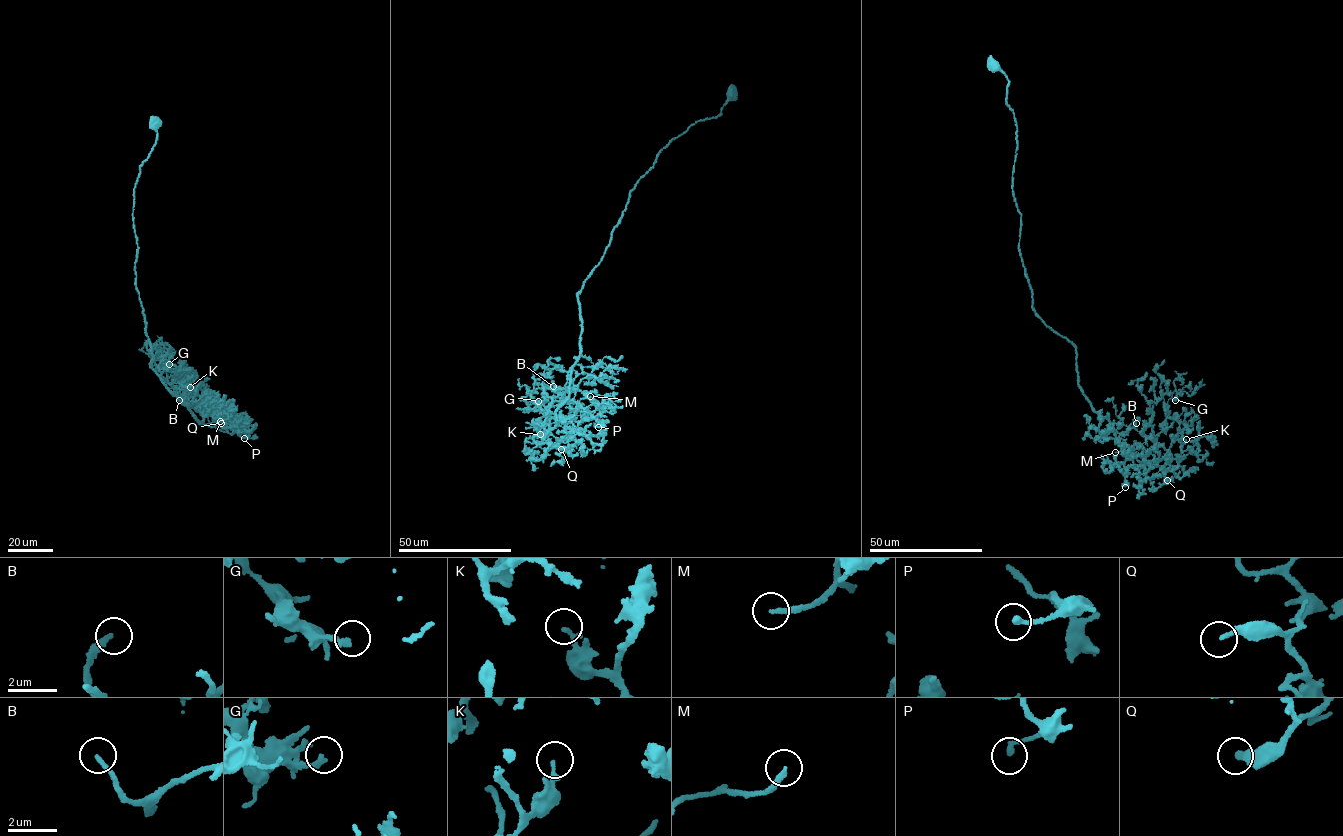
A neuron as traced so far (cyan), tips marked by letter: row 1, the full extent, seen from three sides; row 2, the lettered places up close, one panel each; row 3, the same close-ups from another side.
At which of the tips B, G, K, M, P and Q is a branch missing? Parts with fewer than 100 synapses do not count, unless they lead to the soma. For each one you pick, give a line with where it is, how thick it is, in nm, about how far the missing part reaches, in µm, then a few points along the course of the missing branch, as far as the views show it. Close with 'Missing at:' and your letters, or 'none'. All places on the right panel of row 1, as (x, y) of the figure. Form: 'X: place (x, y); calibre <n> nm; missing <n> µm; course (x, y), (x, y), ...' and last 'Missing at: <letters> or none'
B: place (1136, 423); calibre 180 nm; missing 25 µm; course (1136, 423), (1138, 405), (1143, 403), (1141, 390)
M: place (1115, 452); calibre 190 nm; missing 20 µm; course (1115, 452), (1106, 451), (1099, 456), (1090, 449), (1093, 449)
Missing at: B, M

